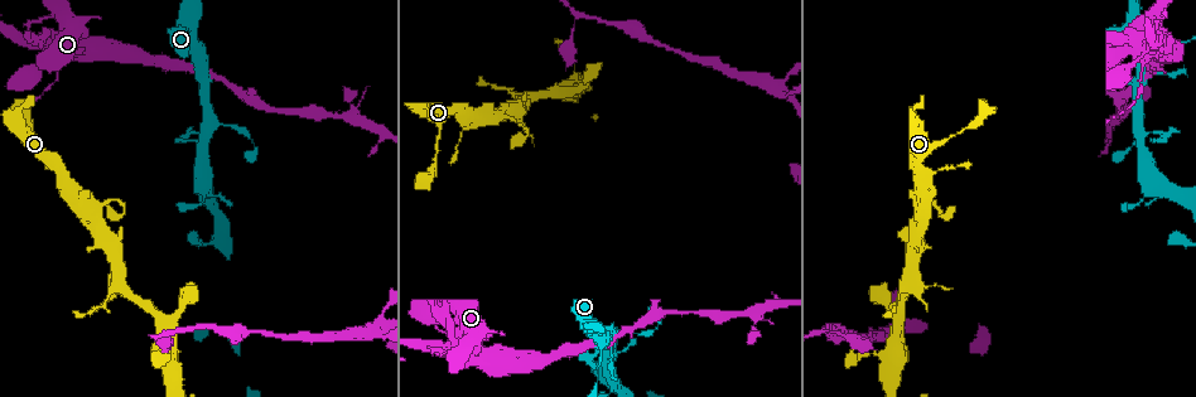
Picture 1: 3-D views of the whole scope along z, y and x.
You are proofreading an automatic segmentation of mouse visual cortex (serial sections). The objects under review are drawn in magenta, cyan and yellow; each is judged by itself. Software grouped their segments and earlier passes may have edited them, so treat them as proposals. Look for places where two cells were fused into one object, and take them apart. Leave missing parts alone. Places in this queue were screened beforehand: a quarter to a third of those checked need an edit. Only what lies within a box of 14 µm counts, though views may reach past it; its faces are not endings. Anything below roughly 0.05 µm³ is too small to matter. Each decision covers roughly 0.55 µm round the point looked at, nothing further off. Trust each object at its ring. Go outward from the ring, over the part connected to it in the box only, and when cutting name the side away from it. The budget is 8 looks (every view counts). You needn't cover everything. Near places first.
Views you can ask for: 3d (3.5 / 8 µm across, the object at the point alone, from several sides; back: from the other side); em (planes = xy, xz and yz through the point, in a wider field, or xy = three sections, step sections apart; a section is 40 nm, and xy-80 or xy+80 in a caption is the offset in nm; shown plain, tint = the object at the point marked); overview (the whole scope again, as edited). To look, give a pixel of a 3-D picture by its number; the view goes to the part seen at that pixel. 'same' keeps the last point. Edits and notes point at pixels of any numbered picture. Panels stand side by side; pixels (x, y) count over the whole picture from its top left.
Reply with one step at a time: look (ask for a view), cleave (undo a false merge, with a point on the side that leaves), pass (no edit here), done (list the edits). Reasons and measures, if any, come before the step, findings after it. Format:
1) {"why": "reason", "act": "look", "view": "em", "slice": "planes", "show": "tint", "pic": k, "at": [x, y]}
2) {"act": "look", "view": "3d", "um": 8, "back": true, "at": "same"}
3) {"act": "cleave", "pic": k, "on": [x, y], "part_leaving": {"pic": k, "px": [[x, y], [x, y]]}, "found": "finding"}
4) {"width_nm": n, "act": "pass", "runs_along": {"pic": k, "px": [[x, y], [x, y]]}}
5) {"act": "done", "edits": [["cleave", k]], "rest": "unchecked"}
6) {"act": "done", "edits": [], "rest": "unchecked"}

{"why": "thin neck", "act": "look", "view": "3d", "um": 3.5, "back": true, "pic": 1, "at": [198, 43]}

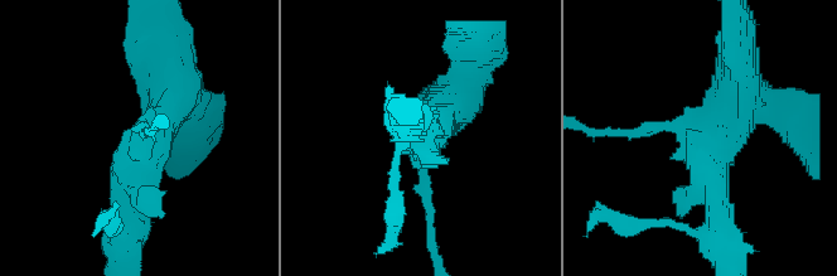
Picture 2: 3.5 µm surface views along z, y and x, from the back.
{"act": "look", "view": "em", "slice": "planes", "show": "tint", "pic": 2, "at": [146, 139]}

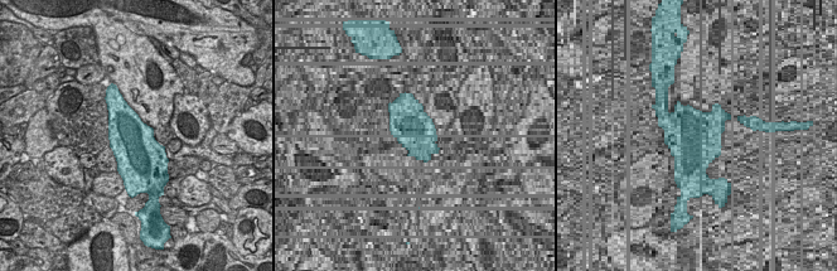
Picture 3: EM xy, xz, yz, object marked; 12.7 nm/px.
{"act": "pass", "runs_along": {"pic": 2, "px": [[183, 111], [149, 146], [125, 223]]}, "found": "one cell here"}

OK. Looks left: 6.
{"why": "a narrow waist", "act": "look", "view": "3d", "um": 3.5, "pic": 1, "at": [233, 127]}

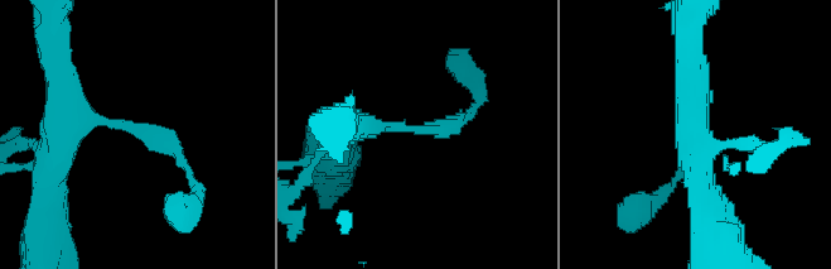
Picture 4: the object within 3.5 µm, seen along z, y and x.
{"arm_widths_nm": [200, 450], "act": "look", "view": "em", "slice": "xy", "step": 5, "show": "tint", "pic": 4, "at": [411, 126]}

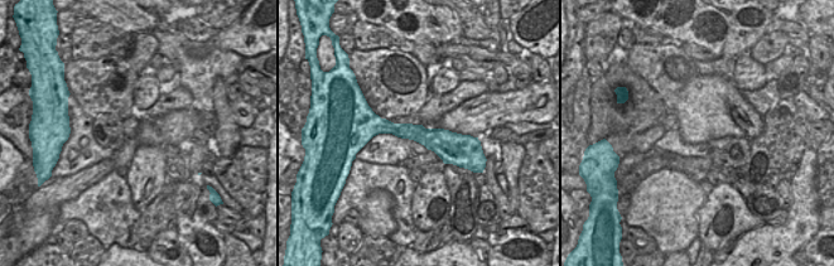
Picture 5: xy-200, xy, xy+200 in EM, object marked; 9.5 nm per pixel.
{"act": "pass", "found": "all the same cell"}

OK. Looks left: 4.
{"why": "arms part here", "act": "look", "view": "3d", "um": 3.5, "pic": 1, "at": [902, 288]}

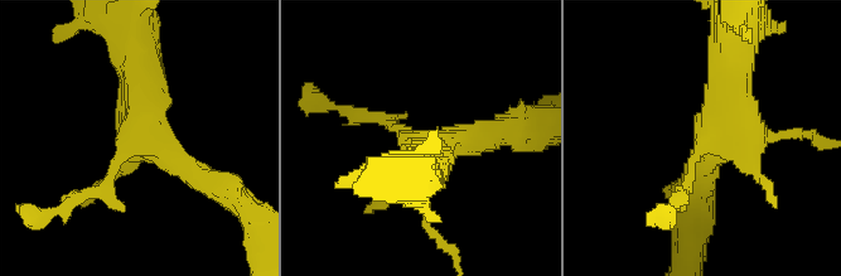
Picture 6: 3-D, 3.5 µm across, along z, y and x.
{"act": "cleave", "pic": 6, "on": [359, 111], "part_leaving": {"pic": 6, "px": [[388, 122], [327, 106], [314, 92]]}, "found": "two cells meet here"}

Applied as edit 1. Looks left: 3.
{"act": "done", "edits": [["cleave", 6]], "rest": "unchecked"}

